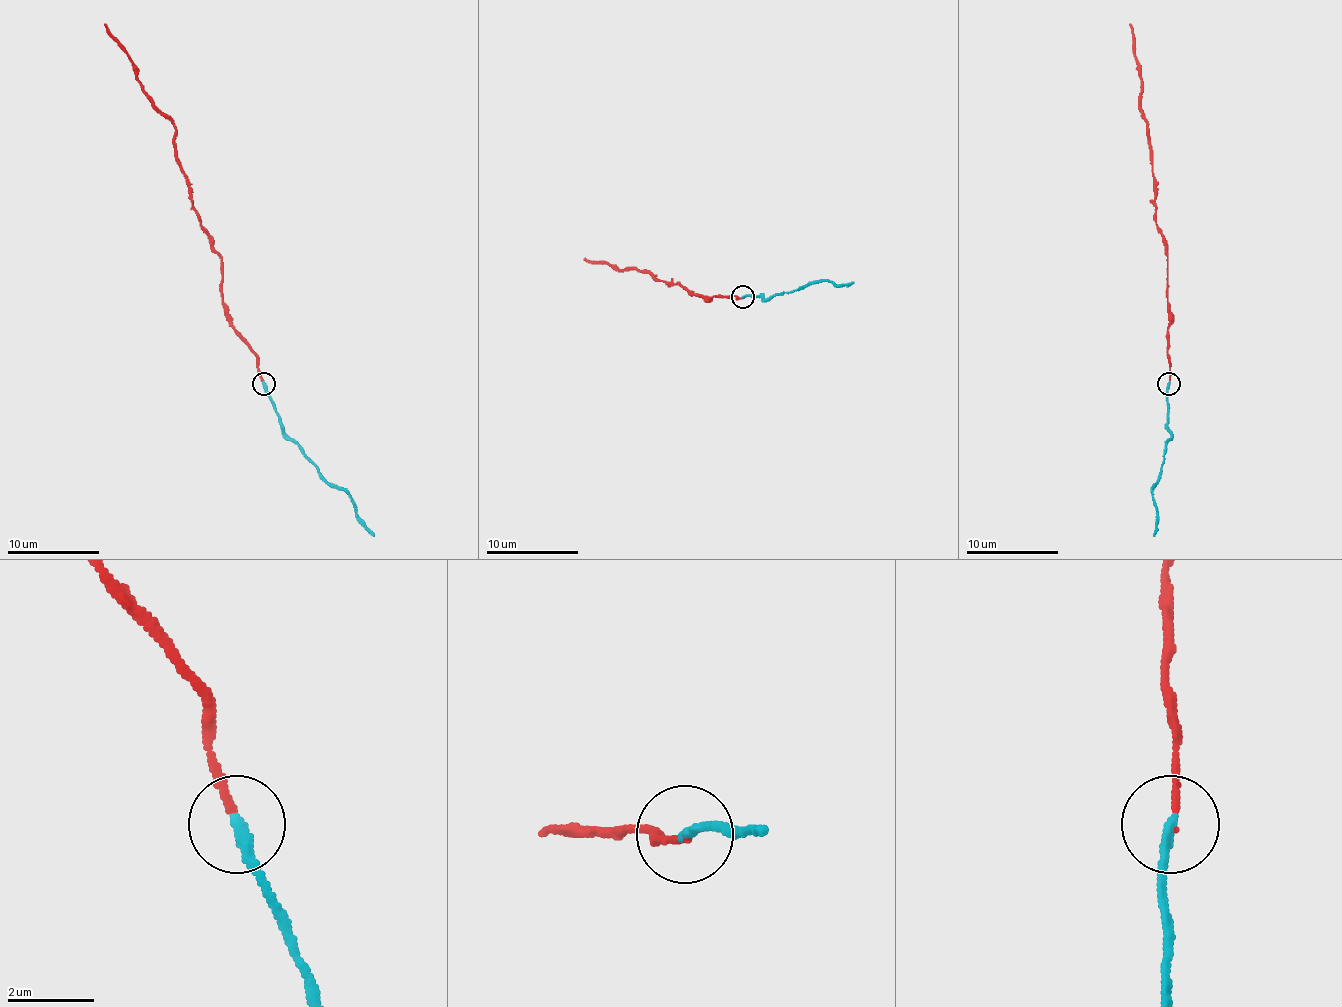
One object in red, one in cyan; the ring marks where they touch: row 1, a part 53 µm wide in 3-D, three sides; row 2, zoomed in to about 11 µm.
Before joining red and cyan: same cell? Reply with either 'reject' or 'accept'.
accept

